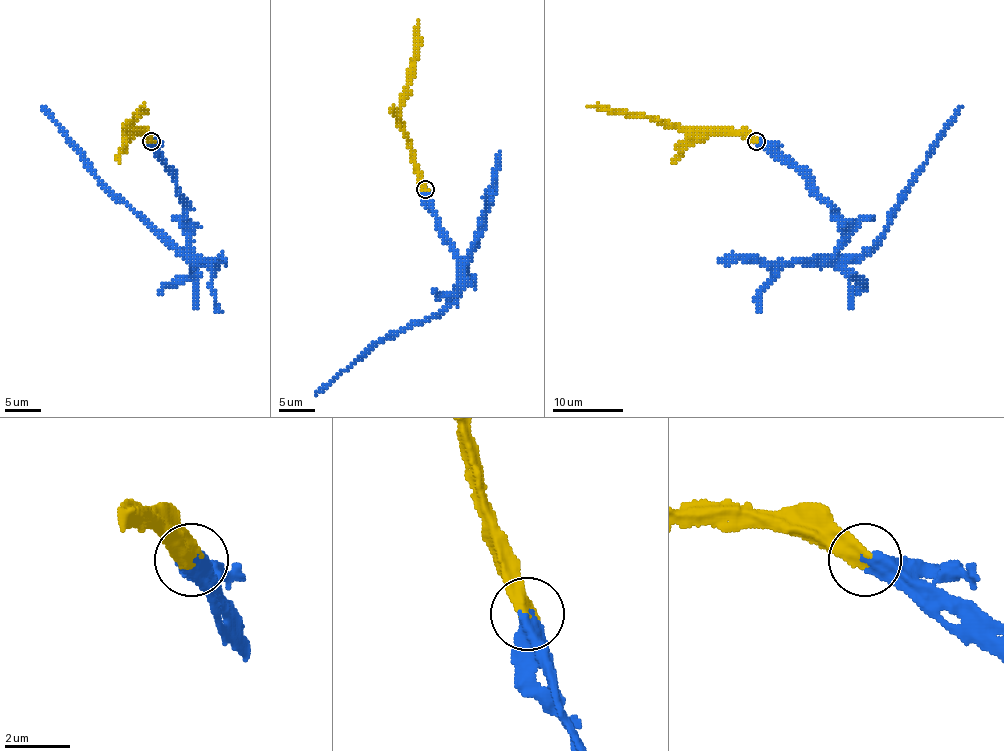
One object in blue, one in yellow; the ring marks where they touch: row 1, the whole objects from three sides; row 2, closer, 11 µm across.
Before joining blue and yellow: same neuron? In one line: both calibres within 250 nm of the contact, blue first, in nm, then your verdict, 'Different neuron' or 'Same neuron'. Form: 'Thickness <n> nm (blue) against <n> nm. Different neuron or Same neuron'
Thickness 550 nm (blue) against 440 nm. Same neuron

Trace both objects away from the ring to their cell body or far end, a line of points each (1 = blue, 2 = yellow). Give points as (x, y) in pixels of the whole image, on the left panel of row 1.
1: (150, 141), (173, 174), (177, 194), (186, 206), (187, 256), (180, 256), (111, 192), (41, 105)
2: (150, 141), (143, 134), (131, 134), (127, 130), (145, 105)

